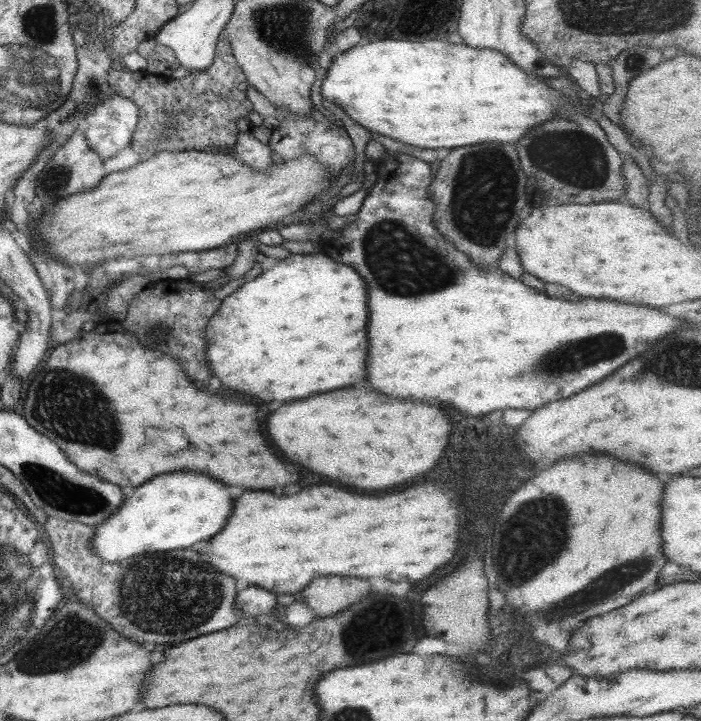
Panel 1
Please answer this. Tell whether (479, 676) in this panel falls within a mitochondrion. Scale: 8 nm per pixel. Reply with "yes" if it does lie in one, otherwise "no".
yes

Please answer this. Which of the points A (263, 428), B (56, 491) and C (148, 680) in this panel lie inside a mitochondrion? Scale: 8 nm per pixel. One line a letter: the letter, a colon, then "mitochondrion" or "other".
A: other
B: mitochondrion
C: other

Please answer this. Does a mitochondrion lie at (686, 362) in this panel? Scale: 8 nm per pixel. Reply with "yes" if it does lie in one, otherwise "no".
yes

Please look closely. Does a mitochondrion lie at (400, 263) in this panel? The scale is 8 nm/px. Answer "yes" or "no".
yes

